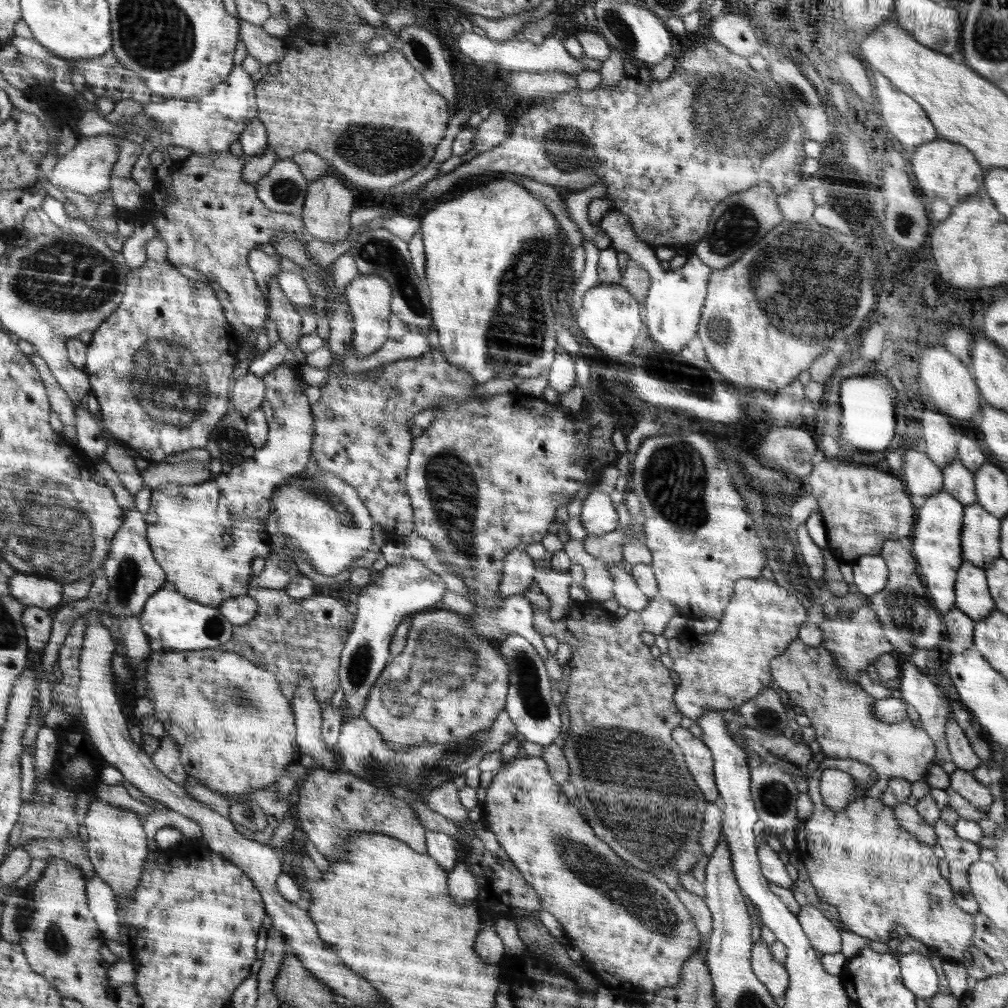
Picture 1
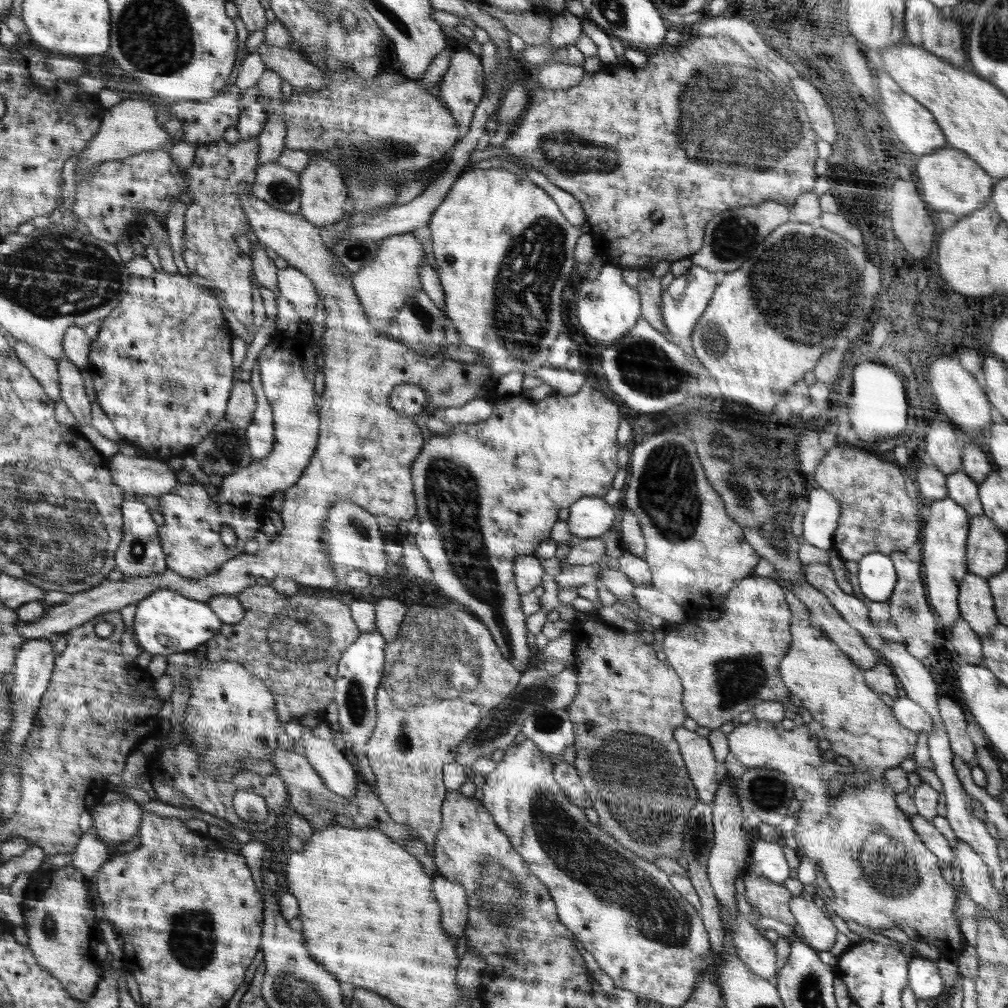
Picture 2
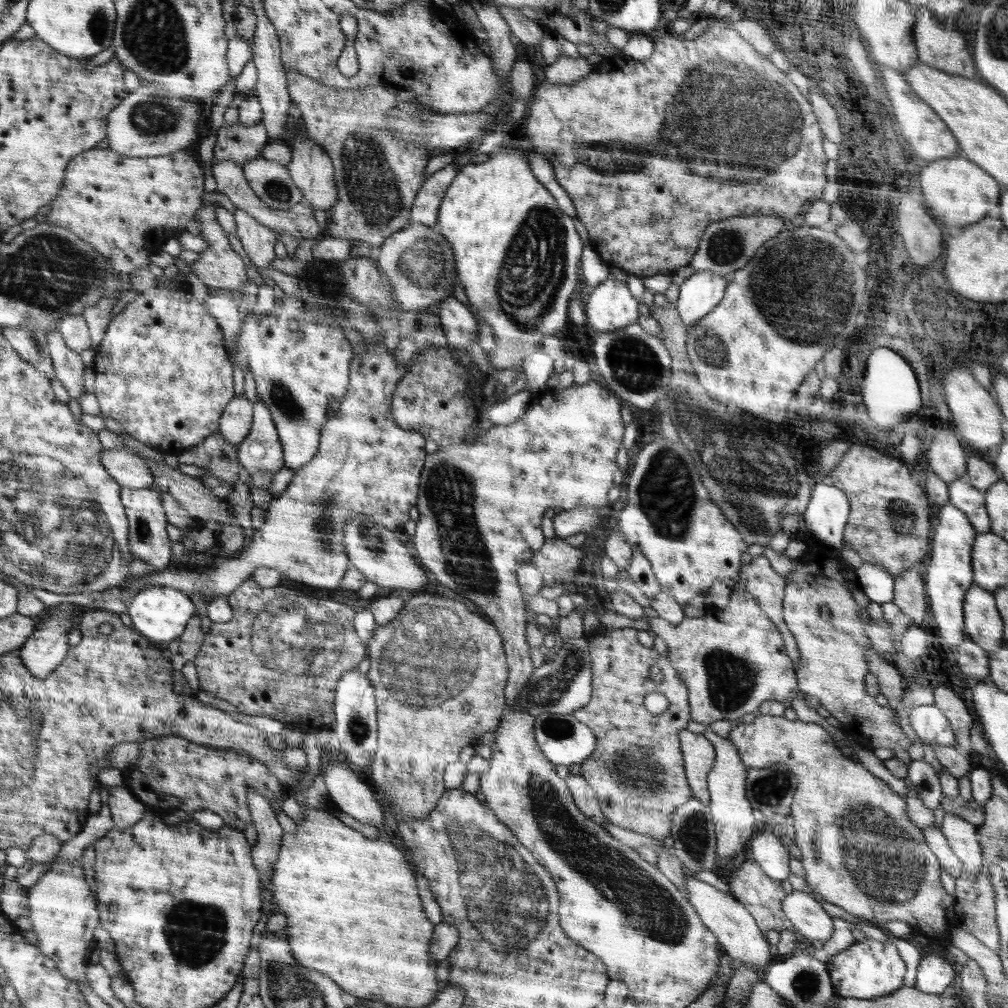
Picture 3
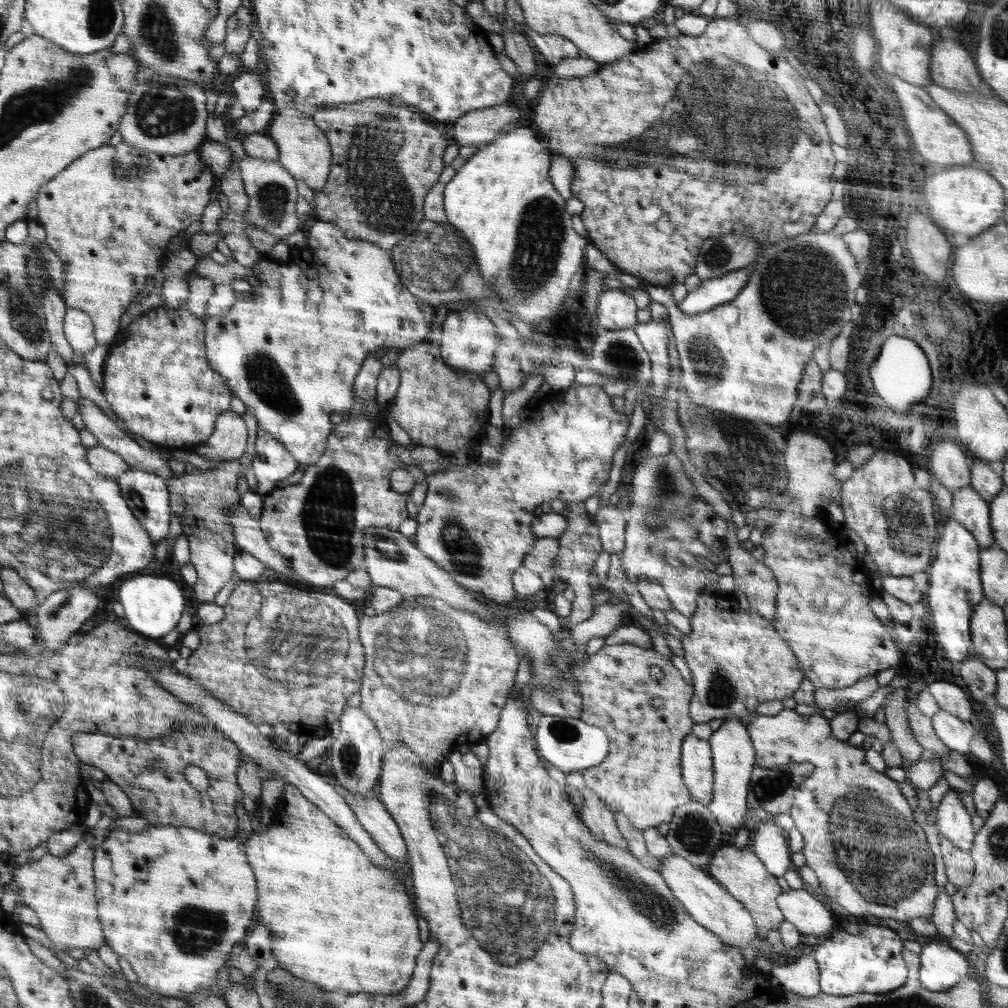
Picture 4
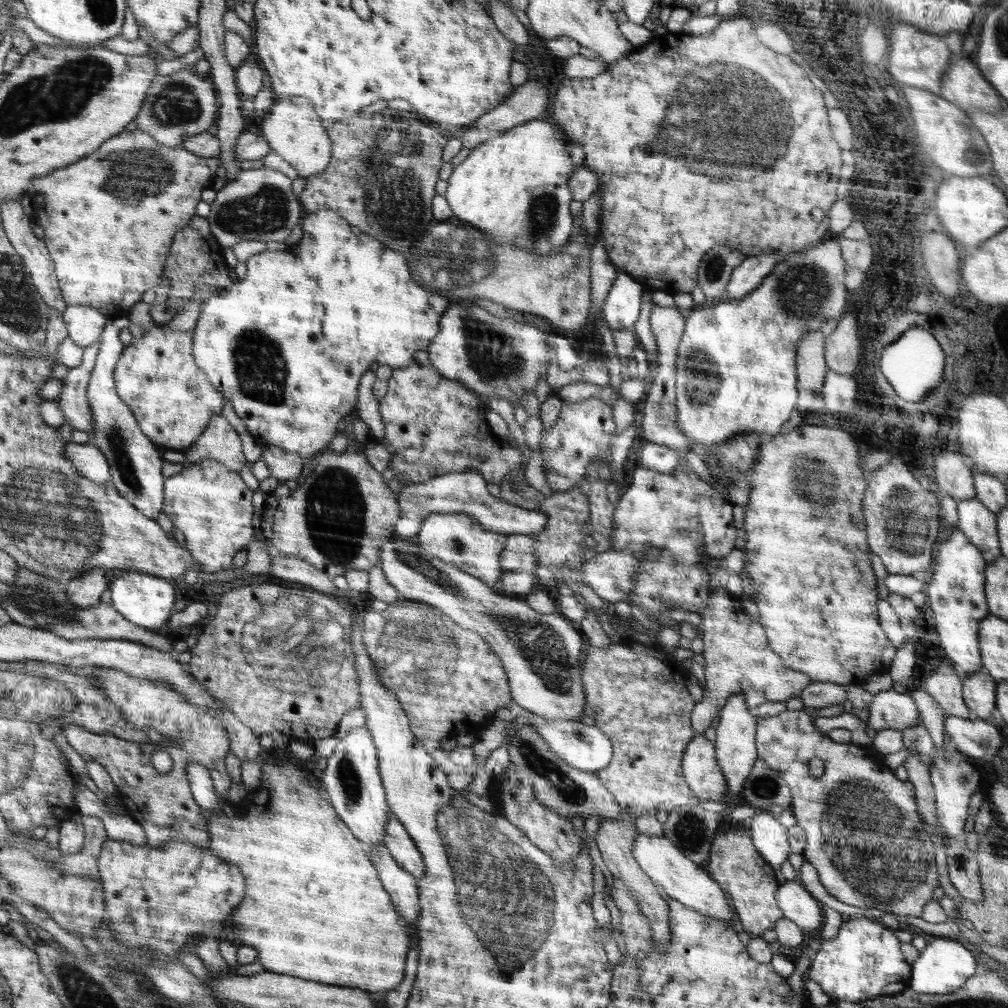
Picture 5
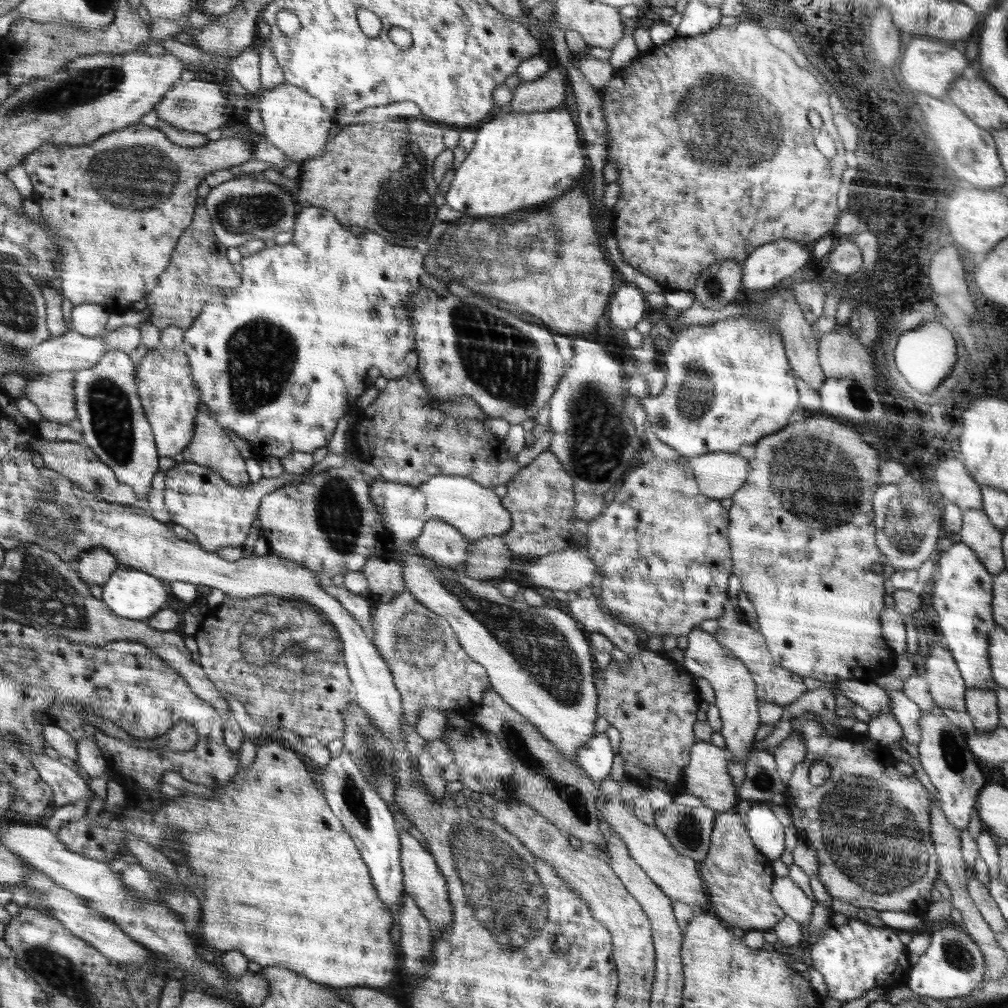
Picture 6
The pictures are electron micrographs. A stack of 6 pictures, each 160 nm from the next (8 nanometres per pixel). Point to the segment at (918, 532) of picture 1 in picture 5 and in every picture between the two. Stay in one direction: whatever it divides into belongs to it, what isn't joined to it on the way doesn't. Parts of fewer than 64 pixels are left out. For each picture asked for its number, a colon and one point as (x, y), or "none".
2: (945, 532)
3: (949, 574)
4: (955, 589)
5: (956, 593)

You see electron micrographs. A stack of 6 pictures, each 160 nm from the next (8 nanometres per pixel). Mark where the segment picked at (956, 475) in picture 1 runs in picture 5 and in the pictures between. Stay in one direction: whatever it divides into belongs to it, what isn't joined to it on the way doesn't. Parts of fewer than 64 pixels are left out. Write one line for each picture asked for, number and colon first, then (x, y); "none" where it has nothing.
2: (960, 488)
3: (964, 496)
4: (969, 509)
5: (976, 521)

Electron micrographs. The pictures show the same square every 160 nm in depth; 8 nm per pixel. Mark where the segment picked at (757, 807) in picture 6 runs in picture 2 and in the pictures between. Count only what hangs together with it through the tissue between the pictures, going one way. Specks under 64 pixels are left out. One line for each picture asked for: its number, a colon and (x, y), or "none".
2: (768, 859)
3: (768, 851)
4: (770, 845)
5: (770, 838)

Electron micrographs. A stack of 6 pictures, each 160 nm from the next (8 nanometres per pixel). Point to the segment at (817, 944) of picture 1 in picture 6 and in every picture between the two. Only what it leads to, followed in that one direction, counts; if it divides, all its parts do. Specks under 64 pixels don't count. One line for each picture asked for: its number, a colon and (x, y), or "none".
2: (813, 925)
3: (810, 921)
4: (802, 909)
5: (797, 904)
6: (788, 896)

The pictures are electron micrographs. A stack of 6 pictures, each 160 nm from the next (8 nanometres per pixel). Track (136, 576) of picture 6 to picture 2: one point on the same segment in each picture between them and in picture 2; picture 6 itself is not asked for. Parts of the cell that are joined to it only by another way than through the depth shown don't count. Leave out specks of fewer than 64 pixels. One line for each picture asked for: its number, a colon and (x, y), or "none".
2: (166, 623)
3: (161, 614)
4: (152, 605)
5: (143, 599)

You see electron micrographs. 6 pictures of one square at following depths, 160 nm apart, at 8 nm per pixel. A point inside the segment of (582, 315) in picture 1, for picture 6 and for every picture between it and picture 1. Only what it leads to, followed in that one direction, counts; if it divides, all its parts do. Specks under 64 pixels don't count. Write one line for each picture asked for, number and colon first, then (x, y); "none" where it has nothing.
2: (608, 307)
3: (610, 306)
4: (616, 309)
5: (621, 307)
6: (627, 306)

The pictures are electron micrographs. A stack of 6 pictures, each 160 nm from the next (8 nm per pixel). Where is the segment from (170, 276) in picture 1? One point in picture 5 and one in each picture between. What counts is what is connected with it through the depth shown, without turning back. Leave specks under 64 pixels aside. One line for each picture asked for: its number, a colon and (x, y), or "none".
2: (163, 368)
3: (164, 372)
4: (156, 378)
5: (172, 400)

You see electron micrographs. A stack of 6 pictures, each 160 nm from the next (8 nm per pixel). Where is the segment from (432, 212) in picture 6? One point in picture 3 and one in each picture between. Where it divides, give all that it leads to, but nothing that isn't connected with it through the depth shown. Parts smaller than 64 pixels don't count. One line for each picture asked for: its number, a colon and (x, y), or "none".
3: (378, 175)
4: (386, 158)
5: (381, 181)

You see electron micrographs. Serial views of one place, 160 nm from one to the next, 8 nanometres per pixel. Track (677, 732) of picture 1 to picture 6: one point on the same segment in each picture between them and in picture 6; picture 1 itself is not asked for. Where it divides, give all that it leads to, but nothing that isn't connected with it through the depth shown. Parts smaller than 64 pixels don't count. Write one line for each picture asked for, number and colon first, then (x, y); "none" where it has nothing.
2: (698, 755)
3: (698, 752)
4: (697, 772)
5: (702, 773)
6: (706, 776)

